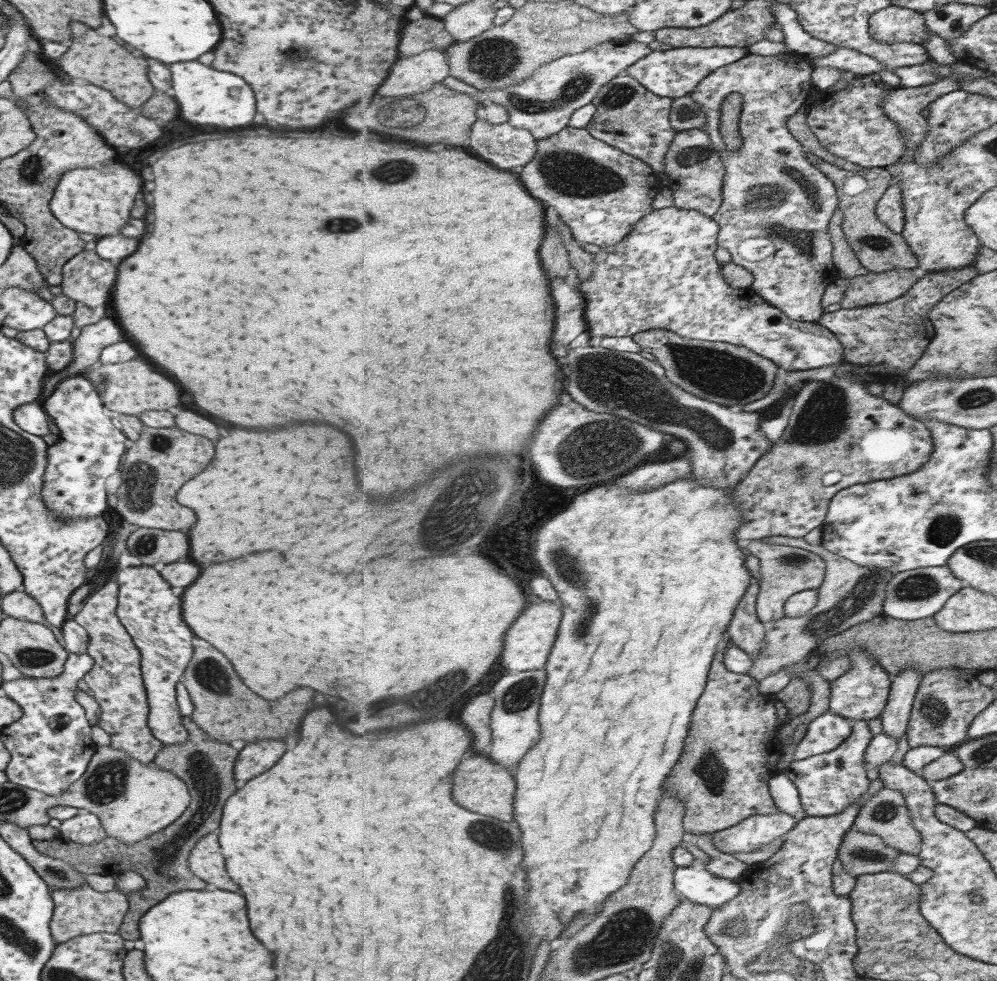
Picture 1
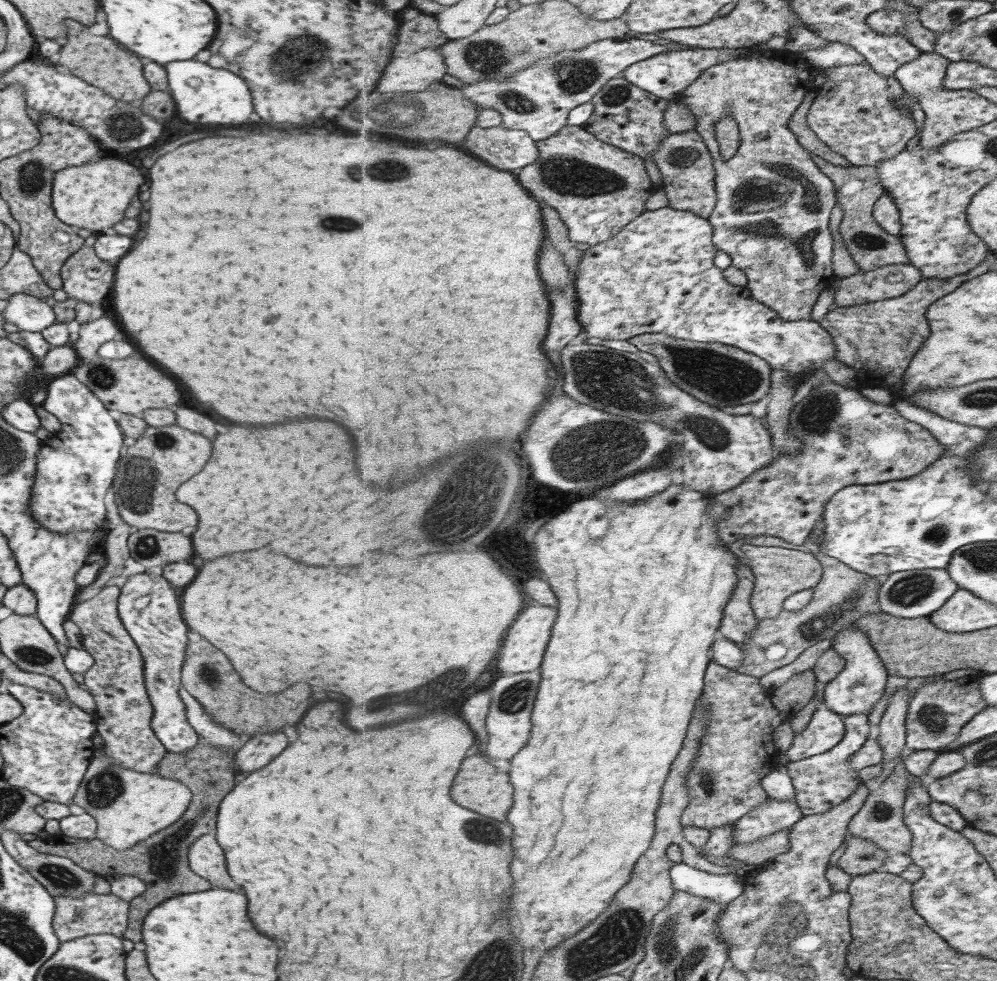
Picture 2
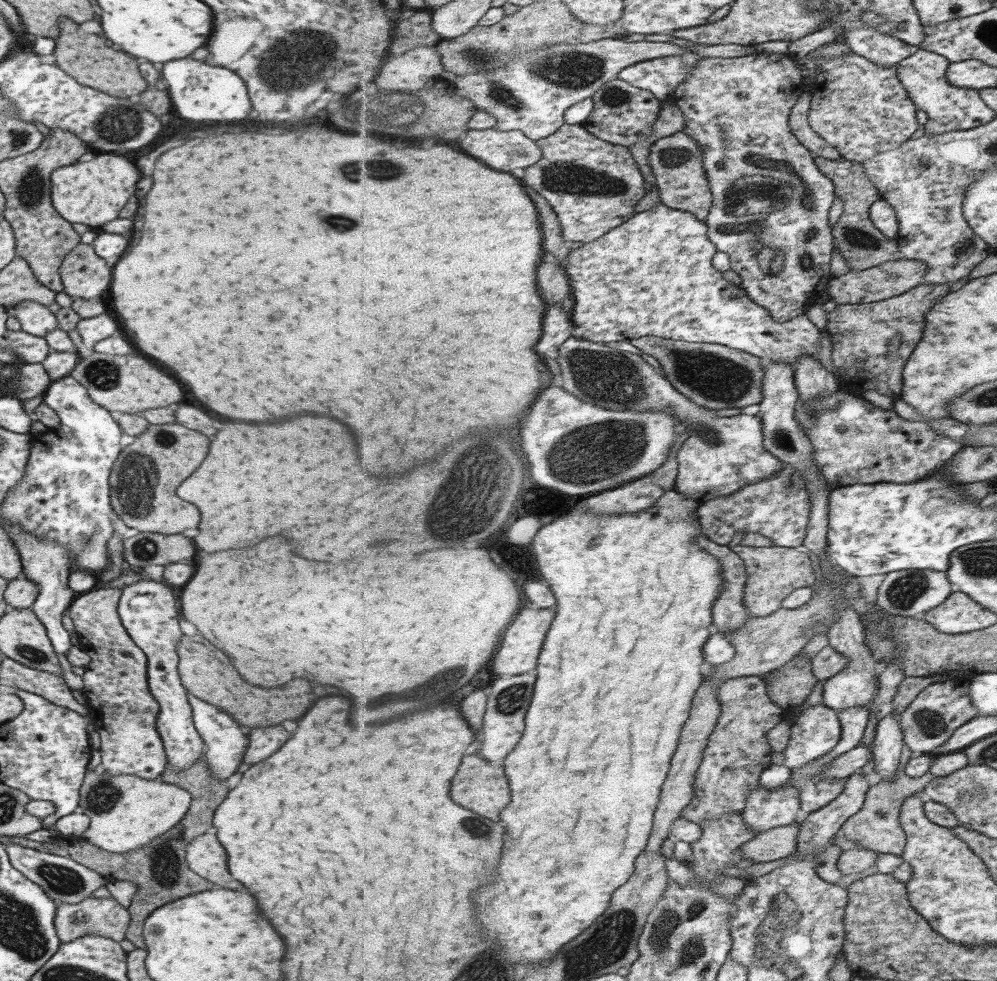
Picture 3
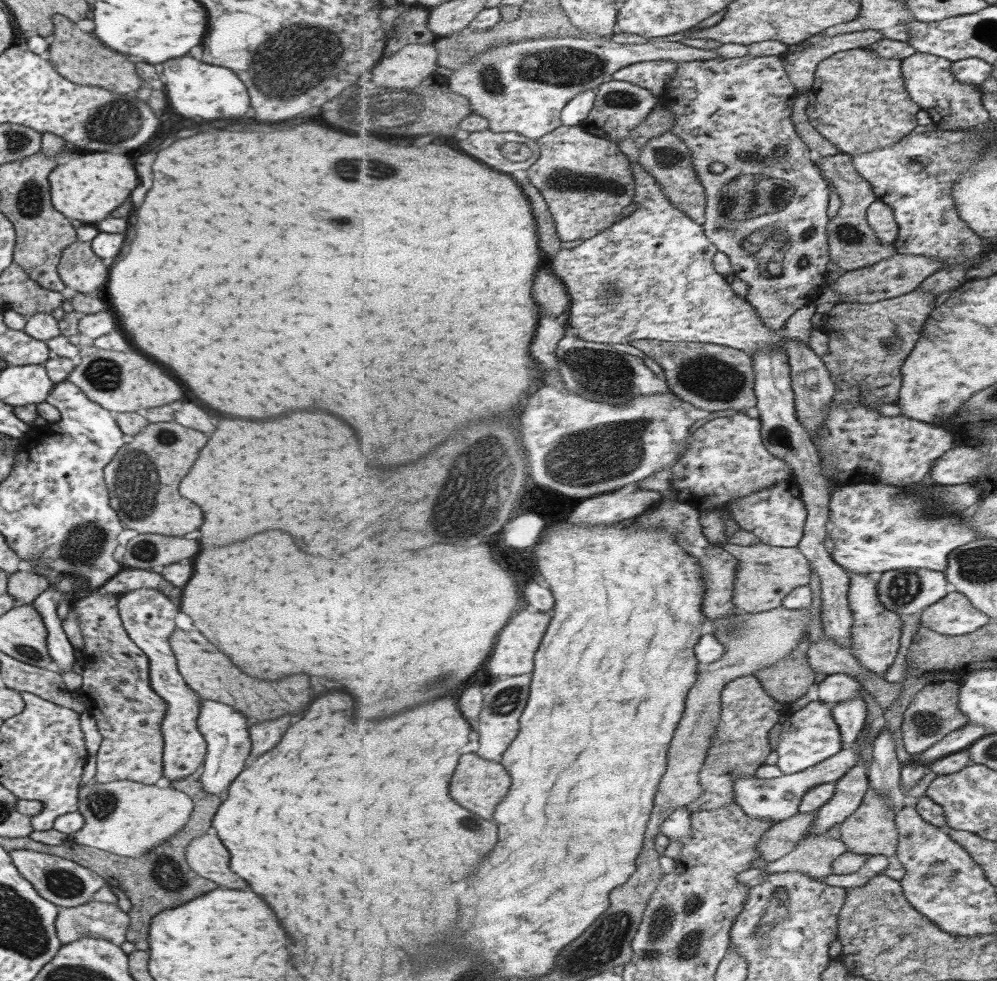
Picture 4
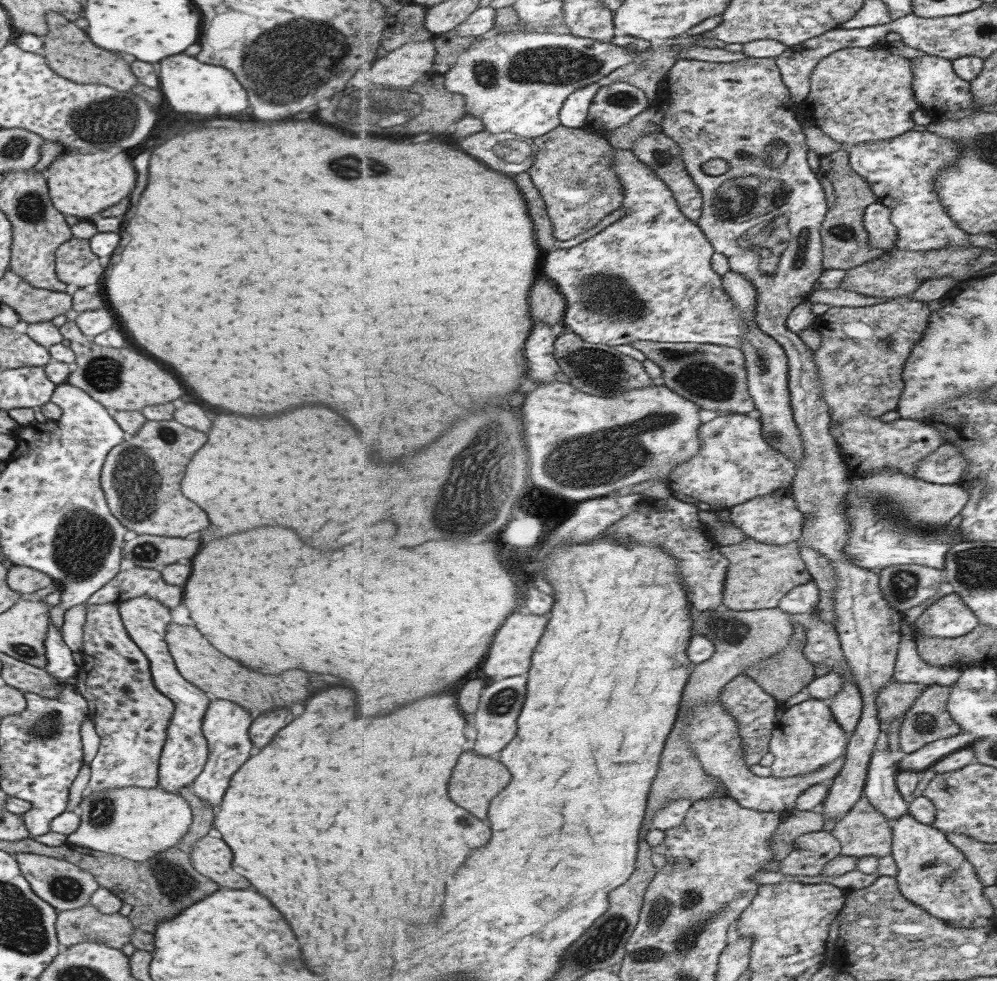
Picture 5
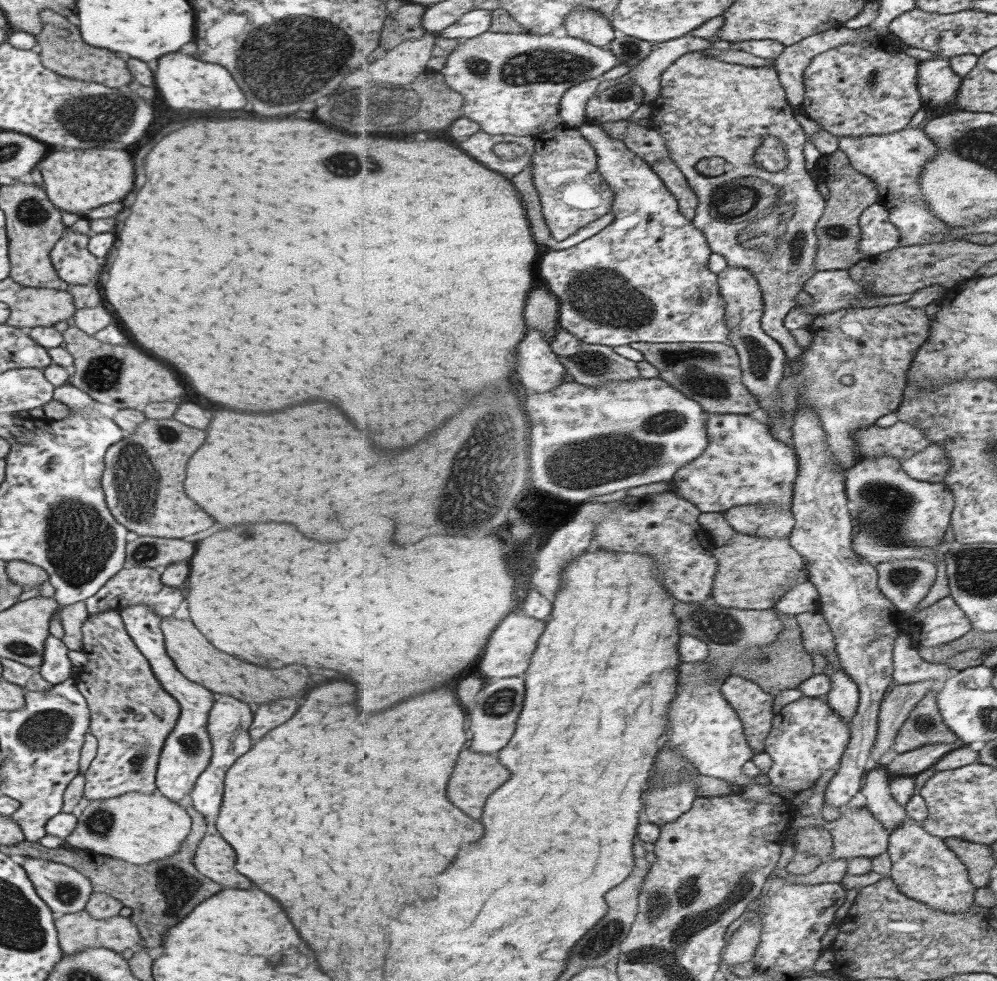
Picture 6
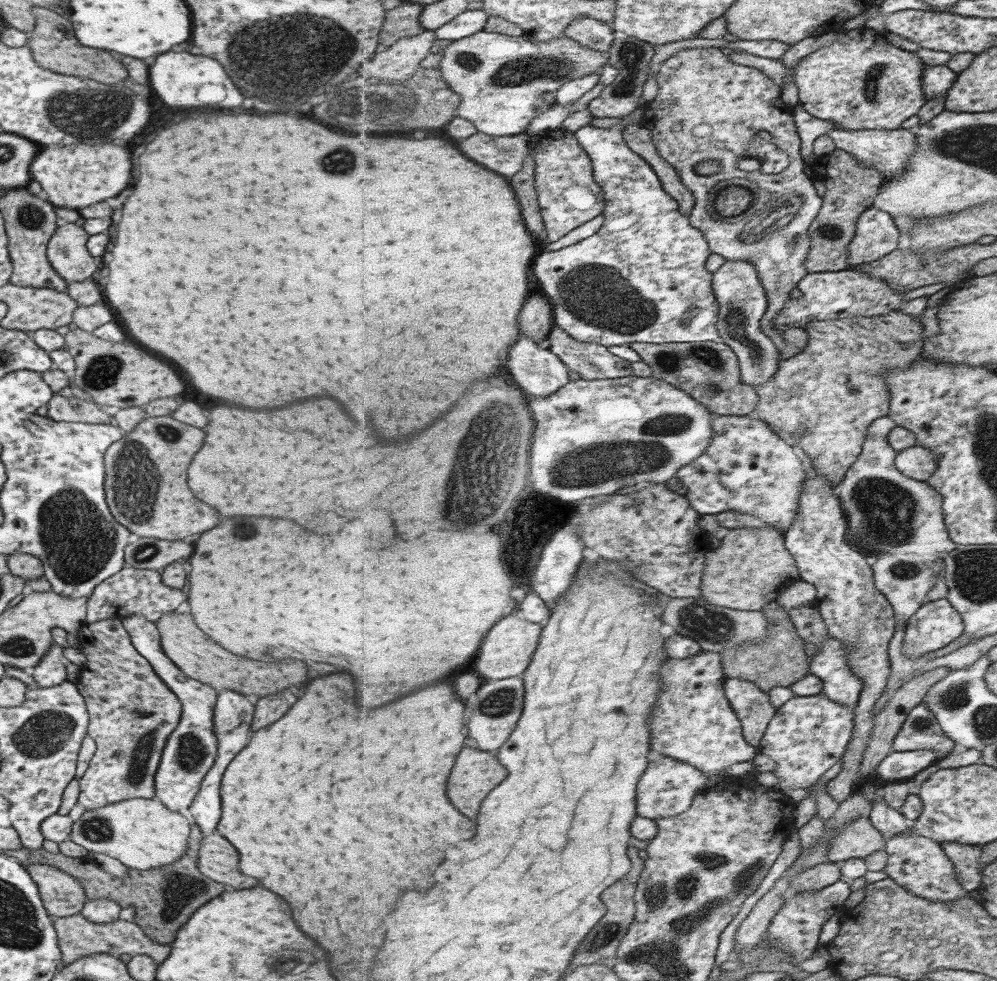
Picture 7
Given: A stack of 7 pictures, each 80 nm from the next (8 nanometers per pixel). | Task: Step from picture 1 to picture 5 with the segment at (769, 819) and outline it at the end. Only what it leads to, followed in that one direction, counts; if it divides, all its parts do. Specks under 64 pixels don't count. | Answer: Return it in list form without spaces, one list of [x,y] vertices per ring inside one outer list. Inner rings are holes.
[[[721,699],[718,702],[702,702],[696,704],[690,710],[691,721],[687,723],[685,734],[687,742],[695,750],[695,754],[702,760],[706,773],[713,779],[719,778],[727,789],[727,796],[732,797],[739,805],[760,810],[761,812],[792,812],[797,808],[798,799],[811,789],[811,787],[831,783],[847,763],[845,754],[838,761],[831,762],[829,766],[813,773],[802,774],[794,777],[782,778],[778,781],[775,778],[757,776],[745,762],[745,749],[743,739],[739,737],[739,723],[735,717],[722,705]]]

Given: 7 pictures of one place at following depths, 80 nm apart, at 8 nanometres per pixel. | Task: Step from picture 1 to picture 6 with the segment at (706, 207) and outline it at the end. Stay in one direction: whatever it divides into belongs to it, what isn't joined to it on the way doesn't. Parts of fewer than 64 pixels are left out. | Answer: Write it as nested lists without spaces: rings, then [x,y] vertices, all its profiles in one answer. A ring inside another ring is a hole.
[[[637,123],[629,128],[627,146],[631,146],[641,158],[645,159],[666,183],[667,188],[678,198],[680,209],[688,219],[696,217],[700,198],[691,188],[686,174],[679,168],[678,162],[671,156],[667,139],[653,128]]]

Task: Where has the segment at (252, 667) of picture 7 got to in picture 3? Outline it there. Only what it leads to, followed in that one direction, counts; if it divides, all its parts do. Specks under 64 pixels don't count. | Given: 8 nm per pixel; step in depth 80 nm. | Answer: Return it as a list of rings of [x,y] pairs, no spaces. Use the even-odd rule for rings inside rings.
[[[182,635],[176,646],[176,653],[178,654],[178,677],[187,694],[192,694],[195,698],[216,706],[239,724],[239,727],[265,728],[265,726],[279,724],[283,720],[299,718],[303,714],[303,710],[307,710],[307,706],[311,706],[311,702],[315,700],[315,696],[311,694],[311,688],[305,680],[293,680],[291,684],[273,688],[273,690],[263,690],[263,688],[245,684],[239,678],[239,674],[235,672],[235,668],[229,664],[227,656],[223,652],[219,652],[215,646],[211,646],[201,636]],[[281,700],[287,702],[287,706],[289,706],[287,710],[279,710]]]

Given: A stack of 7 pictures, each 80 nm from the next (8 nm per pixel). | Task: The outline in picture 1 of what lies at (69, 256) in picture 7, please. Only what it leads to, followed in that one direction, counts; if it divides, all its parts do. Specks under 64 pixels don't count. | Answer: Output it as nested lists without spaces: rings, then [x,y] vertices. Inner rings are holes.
[[[81,251],[61,268],[61,292],[77,305],[102,306],[115,280],[115,266],[91,251]]]

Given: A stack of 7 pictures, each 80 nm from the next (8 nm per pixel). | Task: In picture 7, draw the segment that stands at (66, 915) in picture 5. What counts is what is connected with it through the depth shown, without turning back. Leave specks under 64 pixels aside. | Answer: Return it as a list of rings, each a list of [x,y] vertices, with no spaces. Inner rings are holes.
[[[77,913],[68,917],[57,917],[52,922],[56,932],[56,941],[61,953],[61,964],[73,962],[76,958],[86,957],[87,954],[107,953],[115,957],[120,954],[147,955],[158,965],[168,955],[169,944],[153,942],[132,920],[115,919],[113,922],[97,924],[83,918]]]

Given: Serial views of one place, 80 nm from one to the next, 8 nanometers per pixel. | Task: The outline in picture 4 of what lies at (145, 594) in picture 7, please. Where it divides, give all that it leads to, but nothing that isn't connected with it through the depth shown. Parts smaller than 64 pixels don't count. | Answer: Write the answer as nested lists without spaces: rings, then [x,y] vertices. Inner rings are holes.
[[[122,569],[105,581],[98,589],[98,593],[121,596],[130,590],[138,588],[154,588],[167,595],[170,599],[179,594],[179,588],[169,584],[159,573],[152,570]]]

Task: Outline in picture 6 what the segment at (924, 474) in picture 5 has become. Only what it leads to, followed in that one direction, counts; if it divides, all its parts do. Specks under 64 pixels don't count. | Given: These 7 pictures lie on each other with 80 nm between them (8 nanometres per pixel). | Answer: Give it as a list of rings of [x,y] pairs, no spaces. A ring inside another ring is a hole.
[[[932,444],[926,450],[922,450],[915,456],[903,460],[902,467],[913,478],[941,483],[947,478],[952,462],[943,445]]]

